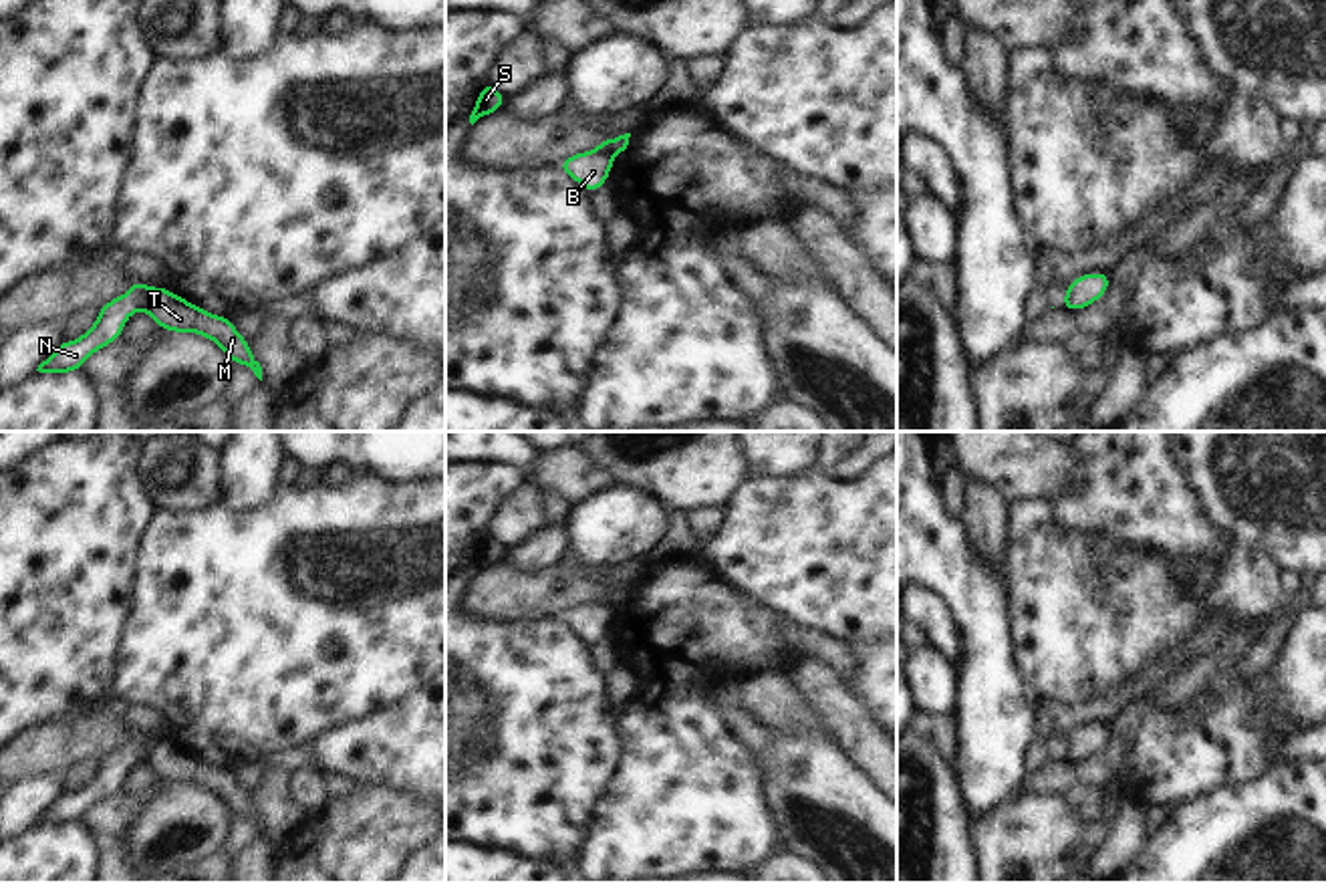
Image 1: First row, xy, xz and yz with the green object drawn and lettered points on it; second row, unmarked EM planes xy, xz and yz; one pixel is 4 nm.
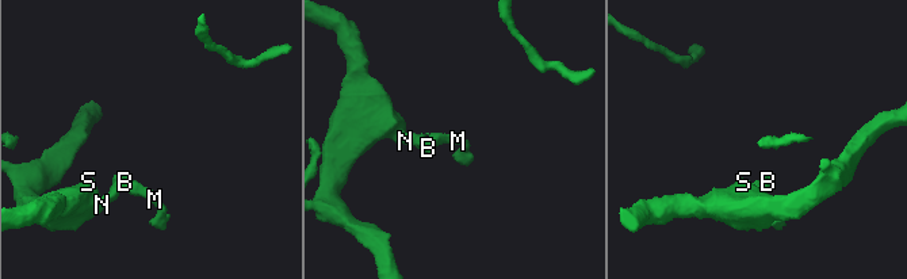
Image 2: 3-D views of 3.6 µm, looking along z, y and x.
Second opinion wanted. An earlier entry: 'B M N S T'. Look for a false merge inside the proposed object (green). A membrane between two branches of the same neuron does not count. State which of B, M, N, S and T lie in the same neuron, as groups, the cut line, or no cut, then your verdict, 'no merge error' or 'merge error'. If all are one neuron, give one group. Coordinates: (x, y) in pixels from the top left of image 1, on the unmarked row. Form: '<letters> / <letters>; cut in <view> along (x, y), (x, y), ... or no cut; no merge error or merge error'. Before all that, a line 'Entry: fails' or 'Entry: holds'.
Entry: fails
B N S / M T; cut in xy along (148, 738), (142, 744), (142, 759); merge error

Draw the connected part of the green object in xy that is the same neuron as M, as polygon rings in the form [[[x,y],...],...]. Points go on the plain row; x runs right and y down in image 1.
[[[163,738],[147,740],[141,746],[143,762],[153,770],[157,780],[206,788],[214,792],[230,812],[252,821],[262,833],[262,818],[254,810],[250,794],[236,782],[232,770],[212,766]]]

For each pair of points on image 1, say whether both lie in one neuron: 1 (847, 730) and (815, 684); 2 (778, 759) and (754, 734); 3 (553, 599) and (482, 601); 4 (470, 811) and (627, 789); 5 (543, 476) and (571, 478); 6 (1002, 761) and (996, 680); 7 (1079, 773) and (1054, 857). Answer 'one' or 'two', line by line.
1: one
2: two
3: one
4: two
5: one
6: one
7: two

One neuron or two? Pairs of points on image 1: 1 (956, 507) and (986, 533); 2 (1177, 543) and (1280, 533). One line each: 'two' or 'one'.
1: two
2: two

